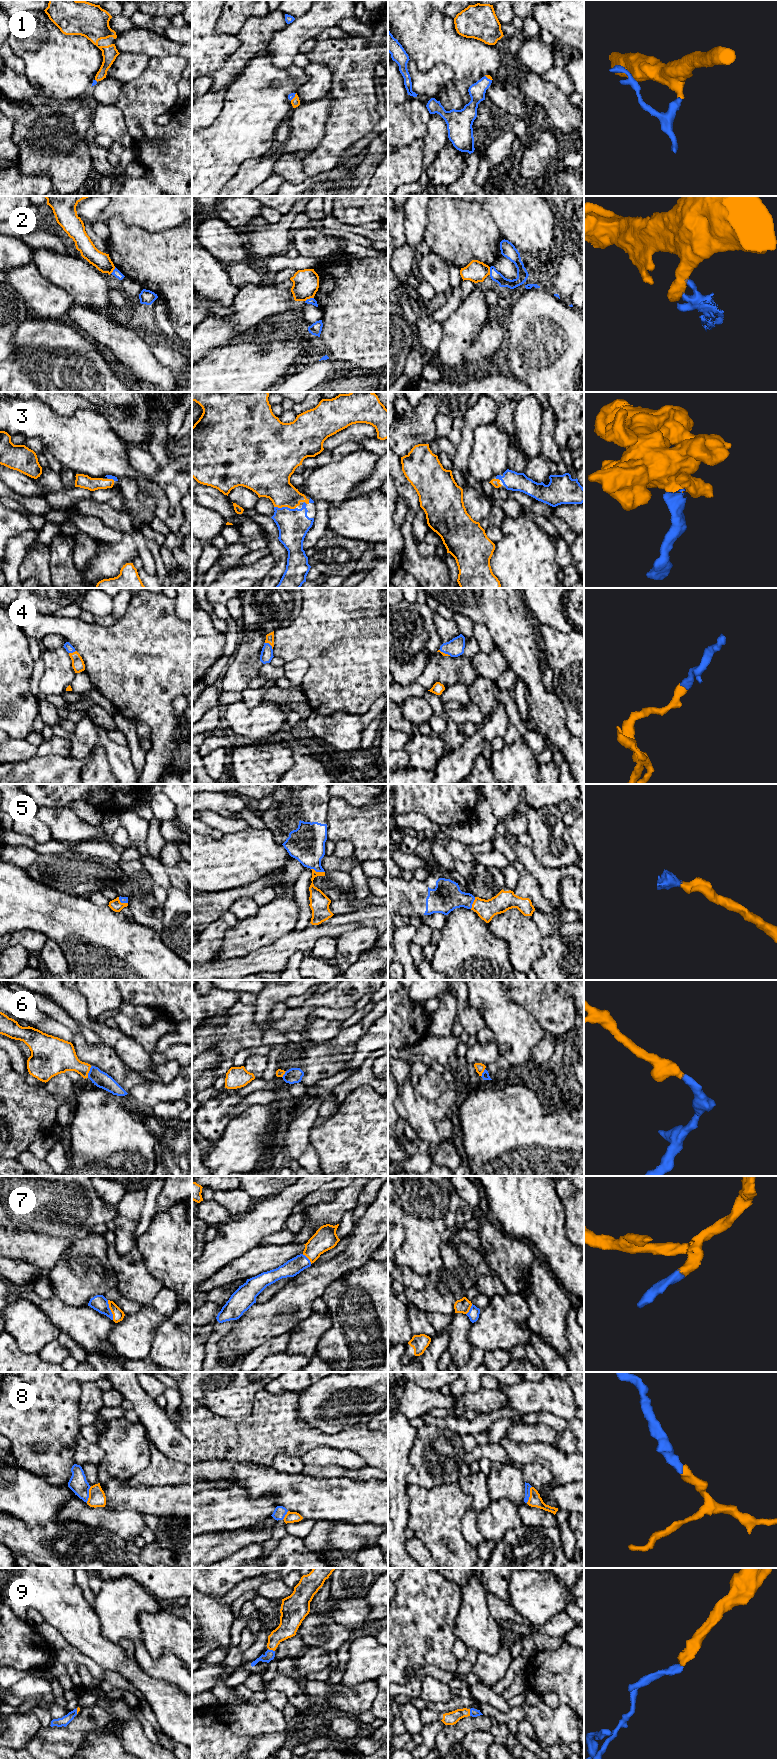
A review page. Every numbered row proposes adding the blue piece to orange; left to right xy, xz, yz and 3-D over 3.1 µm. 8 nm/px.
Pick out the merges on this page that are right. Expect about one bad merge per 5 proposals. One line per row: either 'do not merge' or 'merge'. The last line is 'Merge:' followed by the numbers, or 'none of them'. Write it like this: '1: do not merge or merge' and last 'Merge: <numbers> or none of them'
1: merge
2: do not merge
3: merge
4: merge
5: merge
6: merge
7: merge
8: merge
9: merge
Merge: 1, 3, 4, 5, 6, 7, 8, 9

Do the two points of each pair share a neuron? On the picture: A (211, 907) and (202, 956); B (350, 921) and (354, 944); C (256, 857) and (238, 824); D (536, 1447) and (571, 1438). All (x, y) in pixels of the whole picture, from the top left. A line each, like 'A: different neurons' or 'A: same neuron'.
A: different neurons
B: different neurons
C: different neurons
D: different neurons

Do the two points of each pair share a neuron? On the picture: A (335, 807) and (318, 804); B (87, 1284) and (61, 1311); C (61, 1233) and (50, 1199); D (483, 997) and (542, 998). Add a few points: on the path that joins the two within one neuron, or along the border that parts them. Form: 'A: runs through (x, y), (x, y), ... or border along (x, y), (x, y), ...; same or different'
A: border along (330, 797), (327, 803), (326, 829); different
B: border along (56, 1297), (65, 1304), (87, 1305); different
C: runs through (53, 1225), (50, 1207); same
D: border along (503, 990), (507, 997), (526, 1011); different

